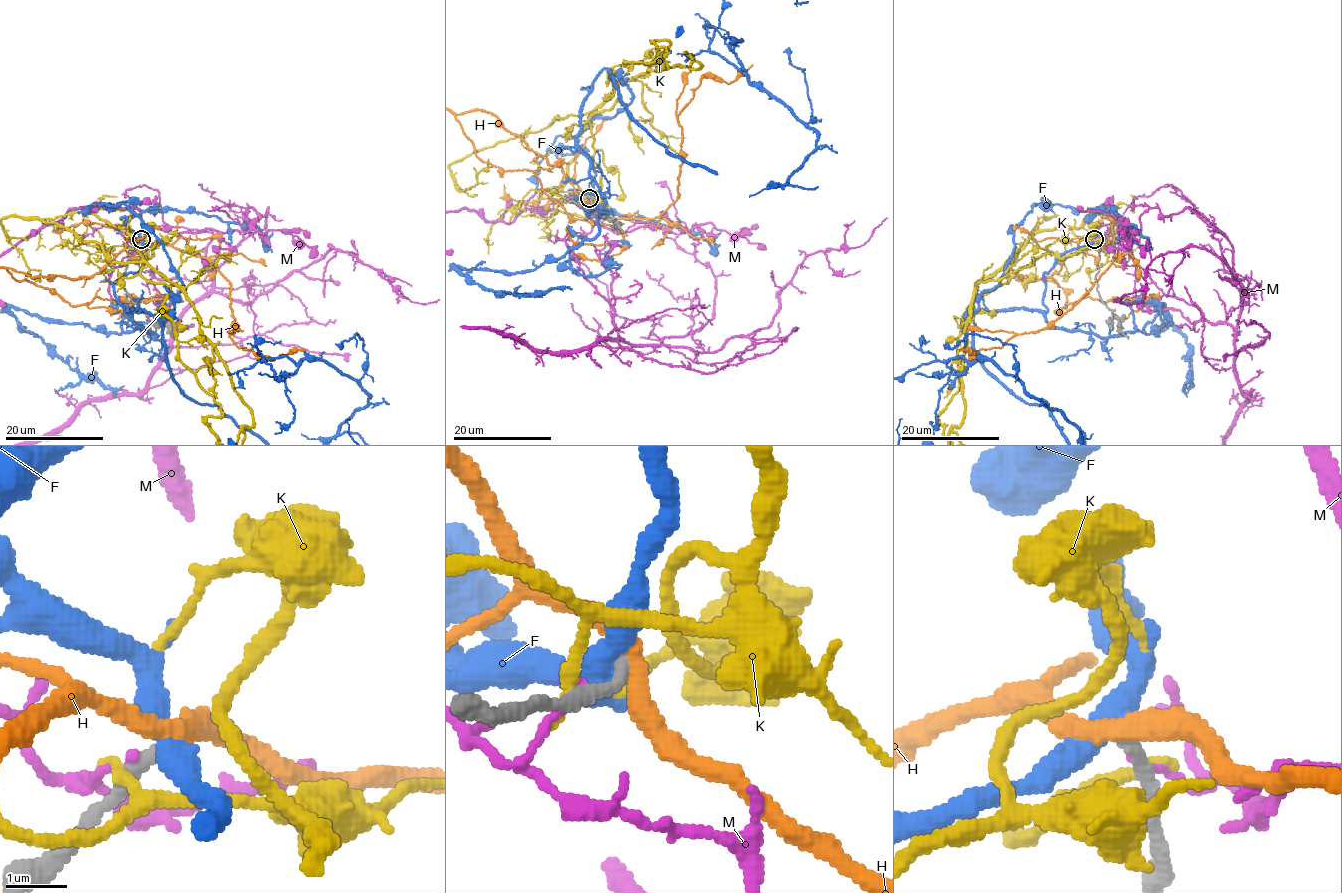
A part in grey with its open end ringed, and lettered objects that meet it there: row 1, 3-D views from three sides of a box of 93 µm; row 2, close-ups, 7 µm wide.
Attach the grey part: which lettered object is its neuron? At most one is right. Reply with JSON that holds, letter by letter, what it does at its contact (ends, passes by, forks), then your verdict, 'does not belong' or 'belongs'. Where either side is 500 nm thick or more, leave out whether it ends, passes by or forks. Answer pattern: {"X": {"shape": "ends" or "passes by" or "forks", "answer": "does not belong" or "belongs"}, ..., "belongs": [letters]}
{"F": {"shape": "passes by", "answer": "does not belong"}, "H": {"shape": "passes by", "answer": "does not belong"}, "K": {"shape": "ends", "answer": "does not belong"}, "M": {"shape": "ends", "answer": "does not belong"}, "belongs": []}

